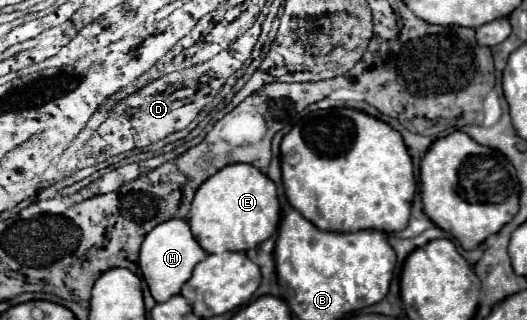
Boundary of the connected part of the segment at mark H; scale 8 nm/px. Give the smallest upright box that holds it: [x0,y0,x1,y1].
[139,218,207,302]

